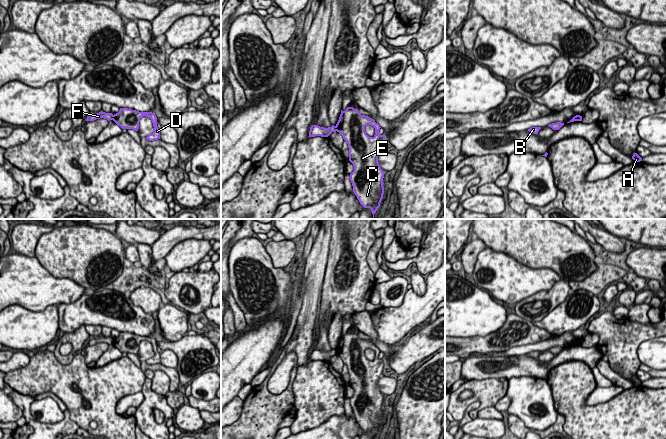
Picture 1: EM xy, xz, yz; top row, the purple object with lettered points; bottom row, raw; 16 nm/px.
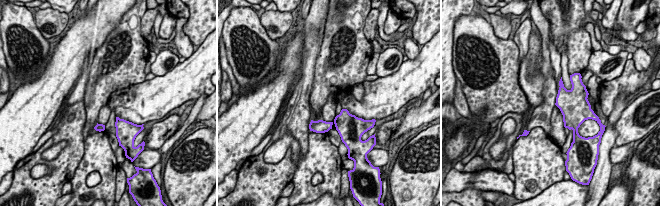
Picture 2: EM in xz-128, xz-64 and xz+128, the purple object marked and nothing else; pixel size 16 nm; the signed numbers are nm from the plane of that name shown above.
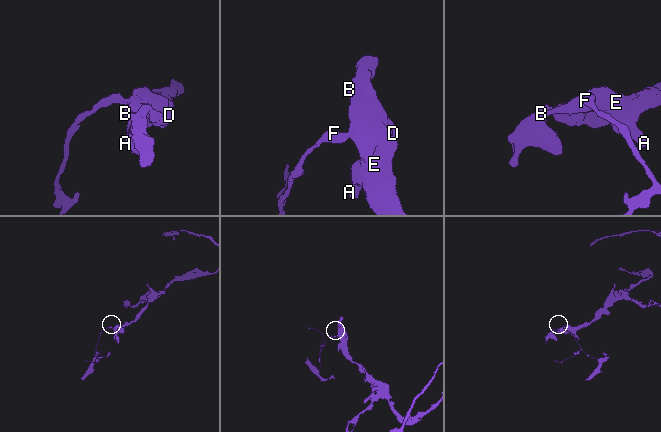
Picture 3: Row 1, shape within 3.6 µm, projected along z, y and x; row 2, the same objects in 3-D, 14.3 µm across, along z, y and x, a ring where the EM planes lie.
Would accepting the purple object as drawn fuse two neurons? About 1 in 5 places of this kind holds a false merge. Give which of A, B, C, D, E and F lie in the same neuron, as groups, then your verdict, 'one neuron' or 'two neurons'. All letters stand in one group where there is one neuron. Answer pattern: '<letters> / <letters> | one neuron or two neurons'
A B C D E / F | two neurons

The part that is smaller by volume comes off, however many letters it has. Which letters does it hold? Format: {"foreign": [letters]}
{"foreign": ["F"]}

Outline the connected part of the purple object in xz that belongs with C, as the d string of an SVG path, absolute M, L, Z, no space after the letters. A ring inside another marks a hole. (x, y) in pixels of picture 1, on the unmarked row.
M347 331L345 335L341 334L339 344L336 348L337 356L347 366L349 372L349 385L354 390L354 395L350 398L350 405L353 410L353 416L364 432L370 432L374 439L383 423L384 410L383 395L378 386L378 380L382 375L383 369L386 367L385 359L380 359L380 349L374 343L361 339L358 333ZM371 349L375 352L375 359L369 361L365 356L365 351Z

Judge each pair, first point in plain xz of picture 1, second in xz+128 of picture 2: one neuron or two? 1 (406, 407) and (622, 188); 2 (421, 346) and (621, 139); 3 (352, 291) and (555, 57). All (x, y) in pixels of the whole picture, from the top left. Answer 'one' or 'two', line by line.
1: two
2: one
3: two

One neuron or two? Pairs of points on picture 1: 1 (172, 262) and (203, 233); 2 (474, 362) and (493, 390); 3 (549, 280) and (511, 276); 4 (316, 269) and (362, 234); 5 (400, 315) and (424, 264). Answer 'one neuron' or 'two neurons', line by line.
1: two neurons
2: two neurons
3: one neuron
4: two neurons
5: two neurons

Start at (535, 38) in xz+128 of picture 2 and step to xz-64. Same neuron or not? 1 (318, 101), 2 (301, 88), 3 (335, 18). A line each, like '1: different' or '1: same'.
1: different
2: same
3: different

